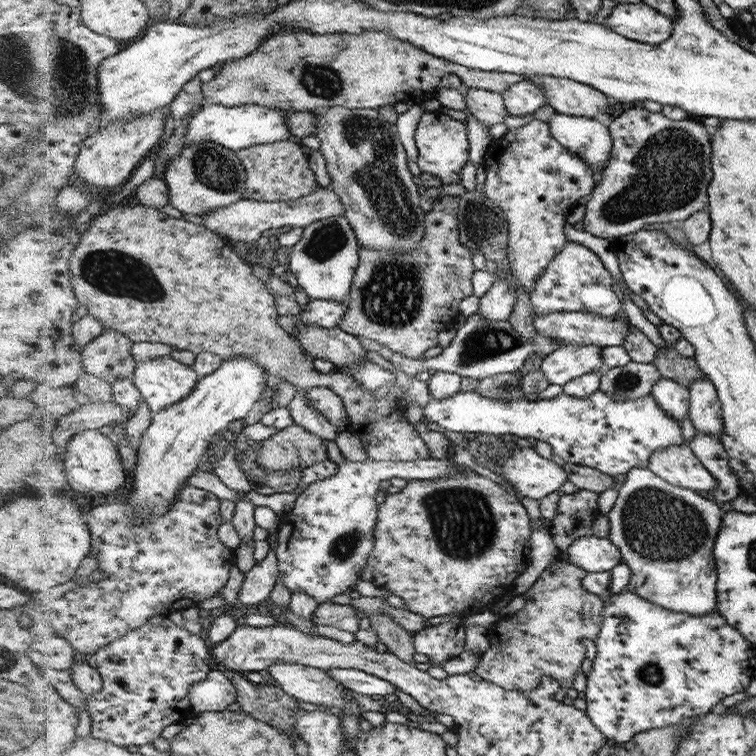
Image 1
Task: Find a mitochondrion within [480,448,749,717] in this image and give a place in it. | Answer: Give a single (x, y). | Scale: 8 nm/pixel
(660, 527)

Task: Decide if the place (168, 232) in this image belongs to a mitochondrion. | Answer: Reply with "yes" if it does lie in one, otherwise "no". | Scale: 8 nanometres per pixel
no

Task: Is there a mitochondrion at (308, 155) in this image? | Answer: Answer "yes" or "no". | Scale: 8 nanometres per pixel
no

